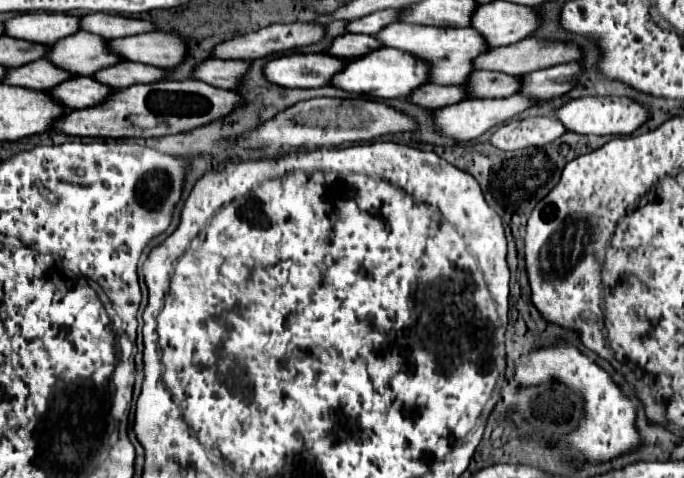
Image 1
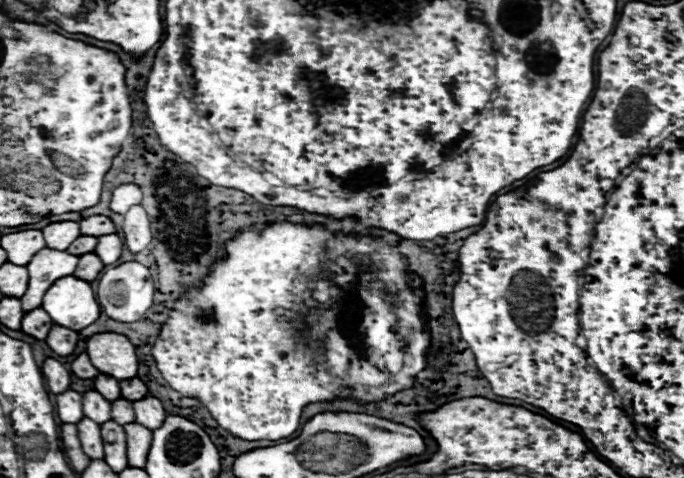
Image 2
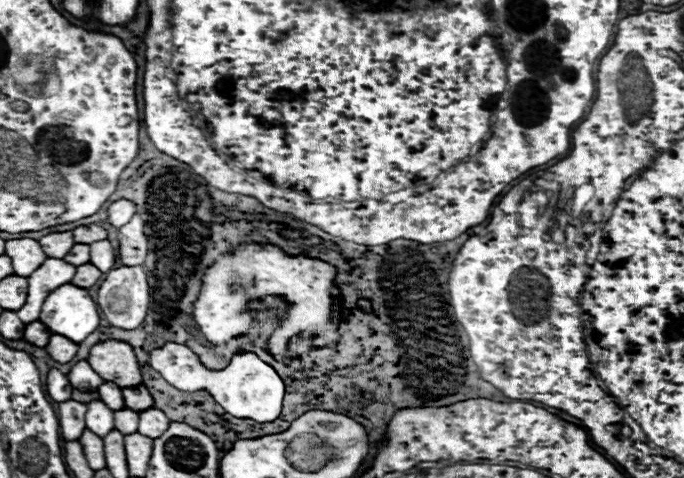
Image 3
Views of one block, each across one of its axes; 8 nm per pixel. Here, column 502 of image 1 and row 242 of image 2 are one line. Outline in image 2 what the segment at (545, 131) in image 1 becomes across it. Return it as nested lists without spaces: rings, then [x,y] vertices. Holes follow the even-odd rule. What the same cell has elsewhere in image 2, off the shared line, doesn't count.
[[[136,204],[132,206],[126,214],[124,214],[124,224],[122,224],[122,234],[124,234],[124,244],[126,248],[132,252],[132,254],[138,254],[140,250],[144,250],[150,240],[152,240],[152,234],[150,234],[150,220],[148,220],[148,214],[146,210]]]

